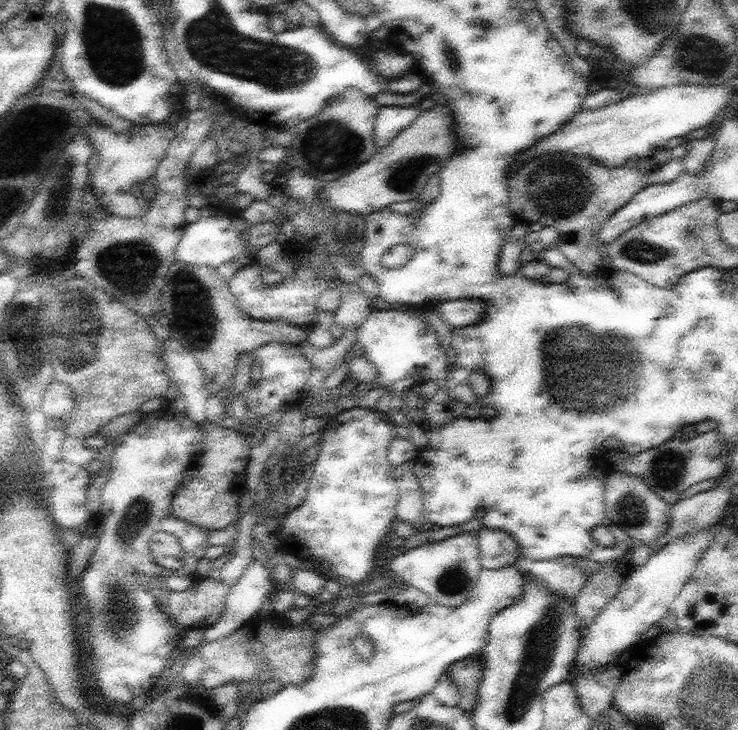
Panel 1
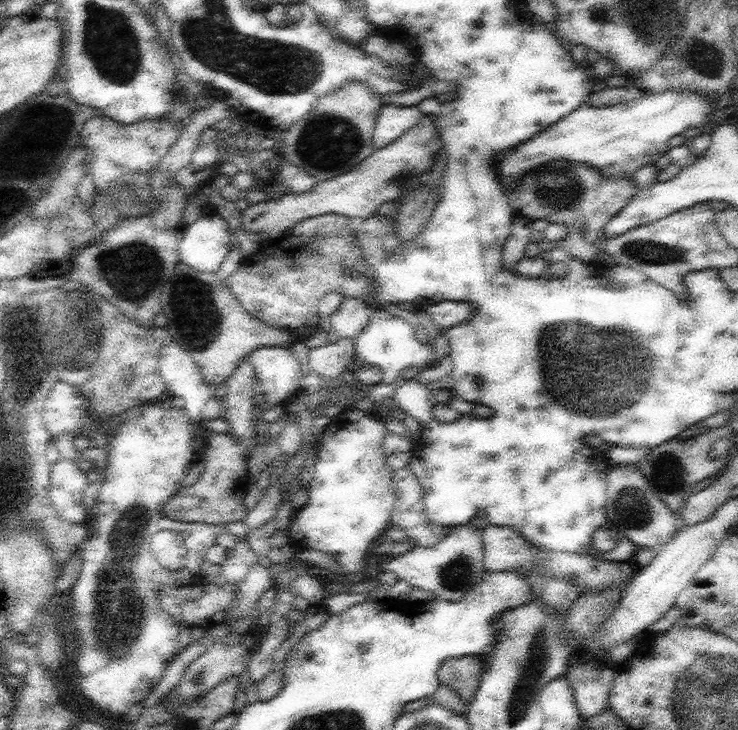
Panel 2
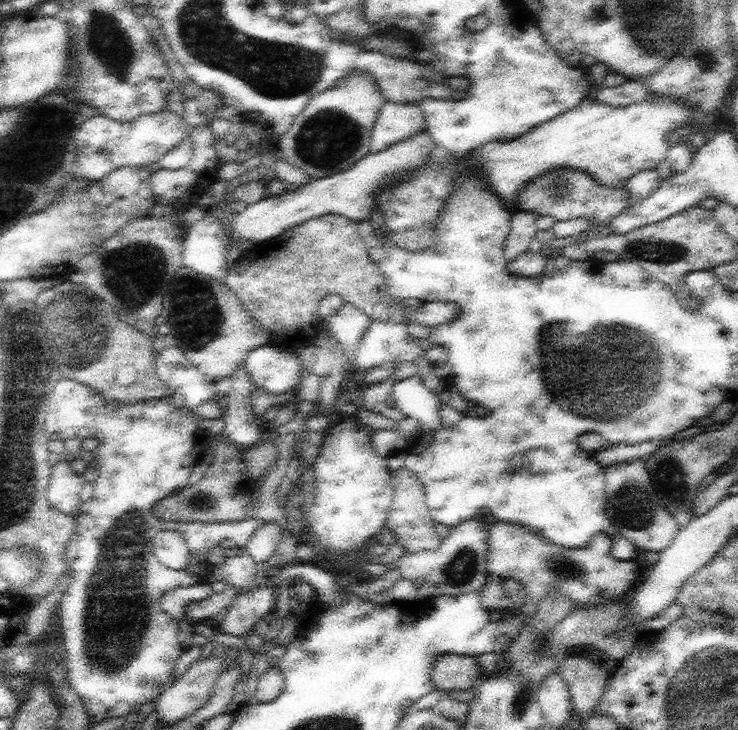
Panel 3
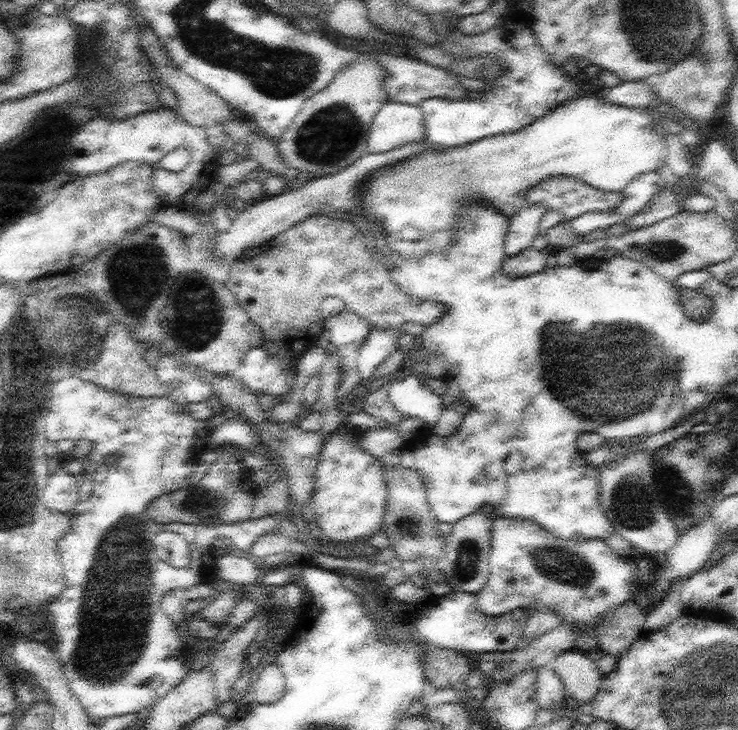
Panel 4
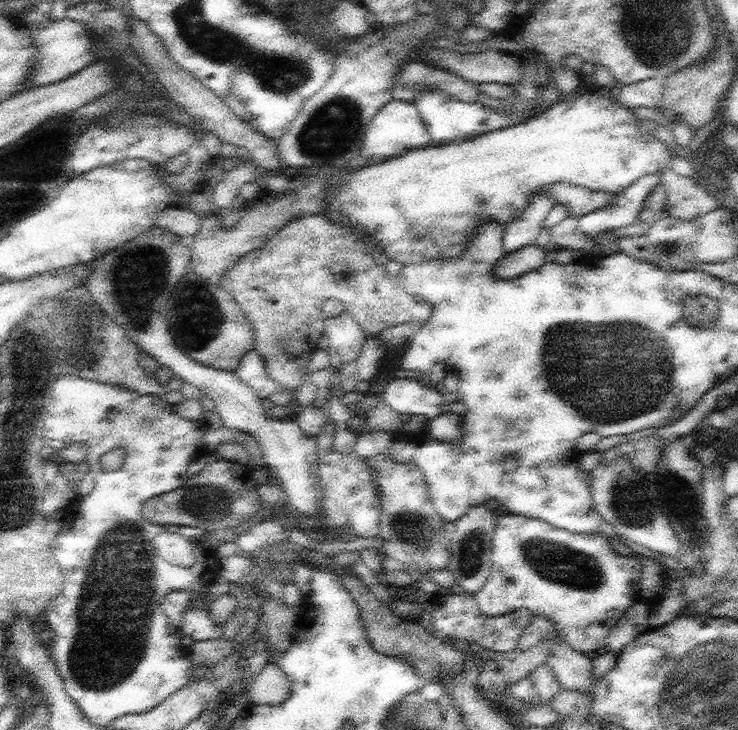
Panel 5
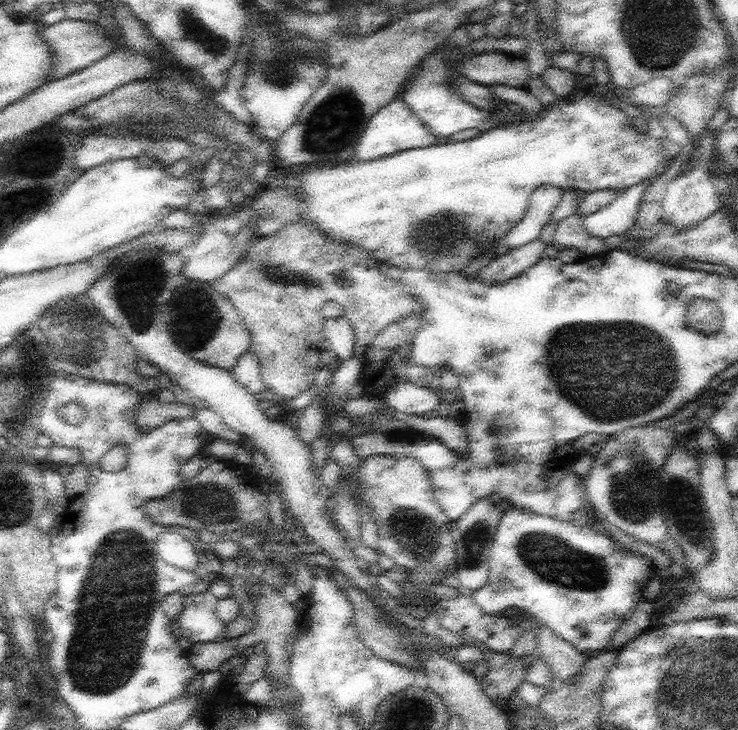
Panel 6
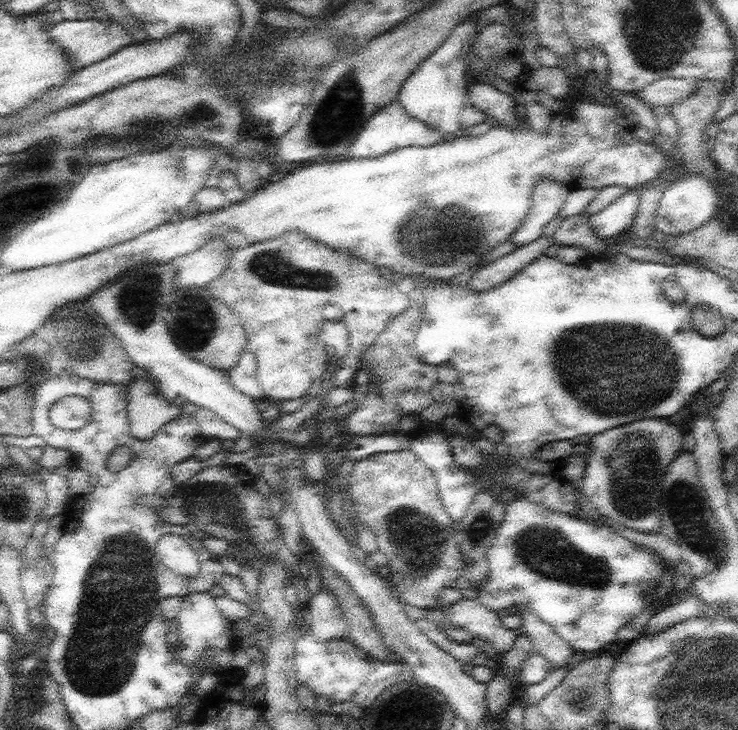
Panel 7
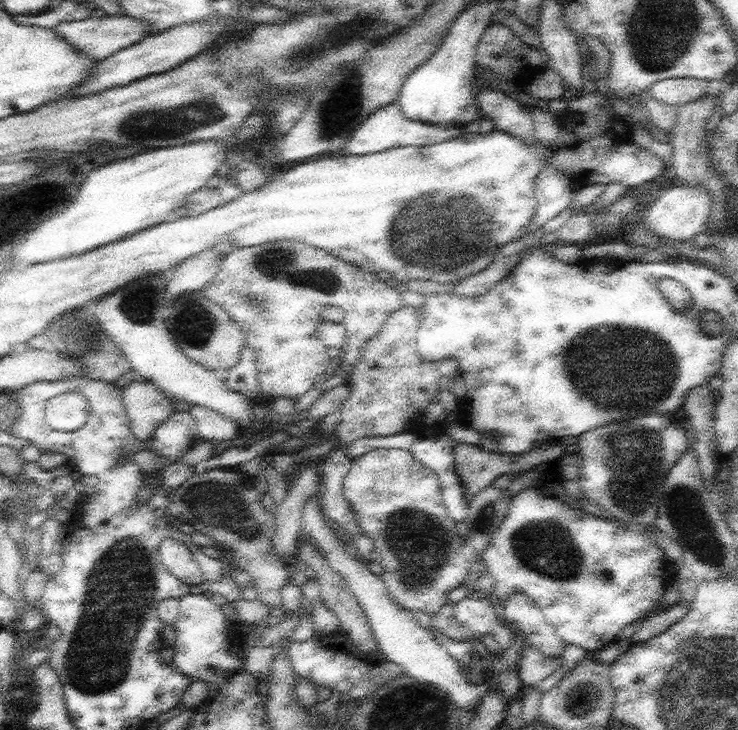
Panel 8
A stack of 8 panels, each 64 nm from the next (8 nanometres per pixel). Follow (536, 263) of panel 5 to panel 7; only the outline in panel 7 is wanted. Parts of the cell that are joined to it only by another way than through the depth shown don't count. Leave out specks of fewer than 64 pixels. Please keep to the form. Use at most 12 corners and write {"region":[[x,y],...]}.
{"region":[[541,238],[486,263],[467,288],[480,292],[506,283],[556,243]]}

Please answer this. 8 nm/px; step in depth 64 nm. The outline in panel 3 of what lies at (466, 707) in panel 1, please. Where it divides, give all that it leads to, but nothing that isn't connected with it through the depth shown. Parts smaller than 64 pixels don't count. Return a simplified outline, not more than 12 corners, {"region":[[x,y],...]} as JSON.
{"region":[[438,656],[436,689],[476,690],[483,676],[476,657]]}

